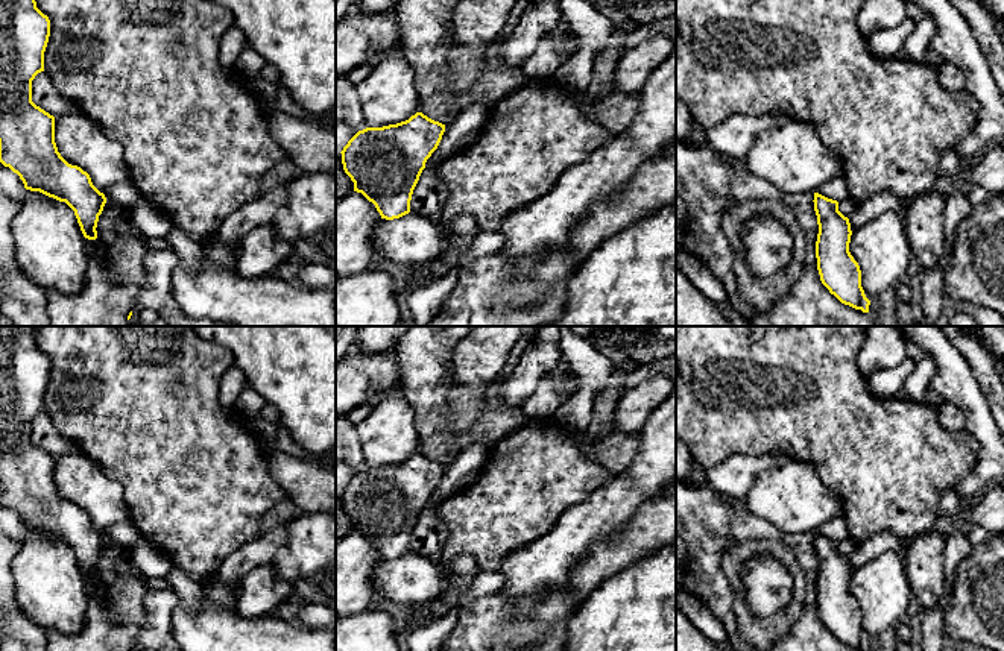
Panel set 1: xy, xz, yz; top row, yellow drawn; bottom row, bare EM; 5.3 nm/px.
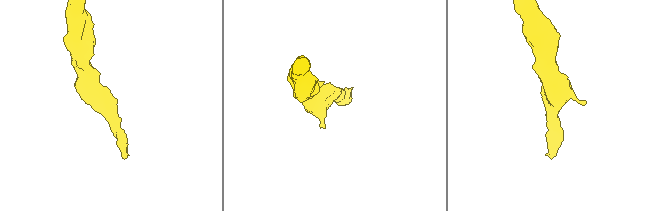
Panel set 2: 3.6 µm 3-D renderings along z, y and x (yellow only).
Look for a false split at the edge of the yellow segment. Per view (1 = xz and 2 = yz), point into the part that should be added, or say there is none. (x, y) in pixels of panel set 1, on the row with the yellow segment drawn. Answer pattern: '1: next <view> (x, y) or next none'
1: next none
2: next none

